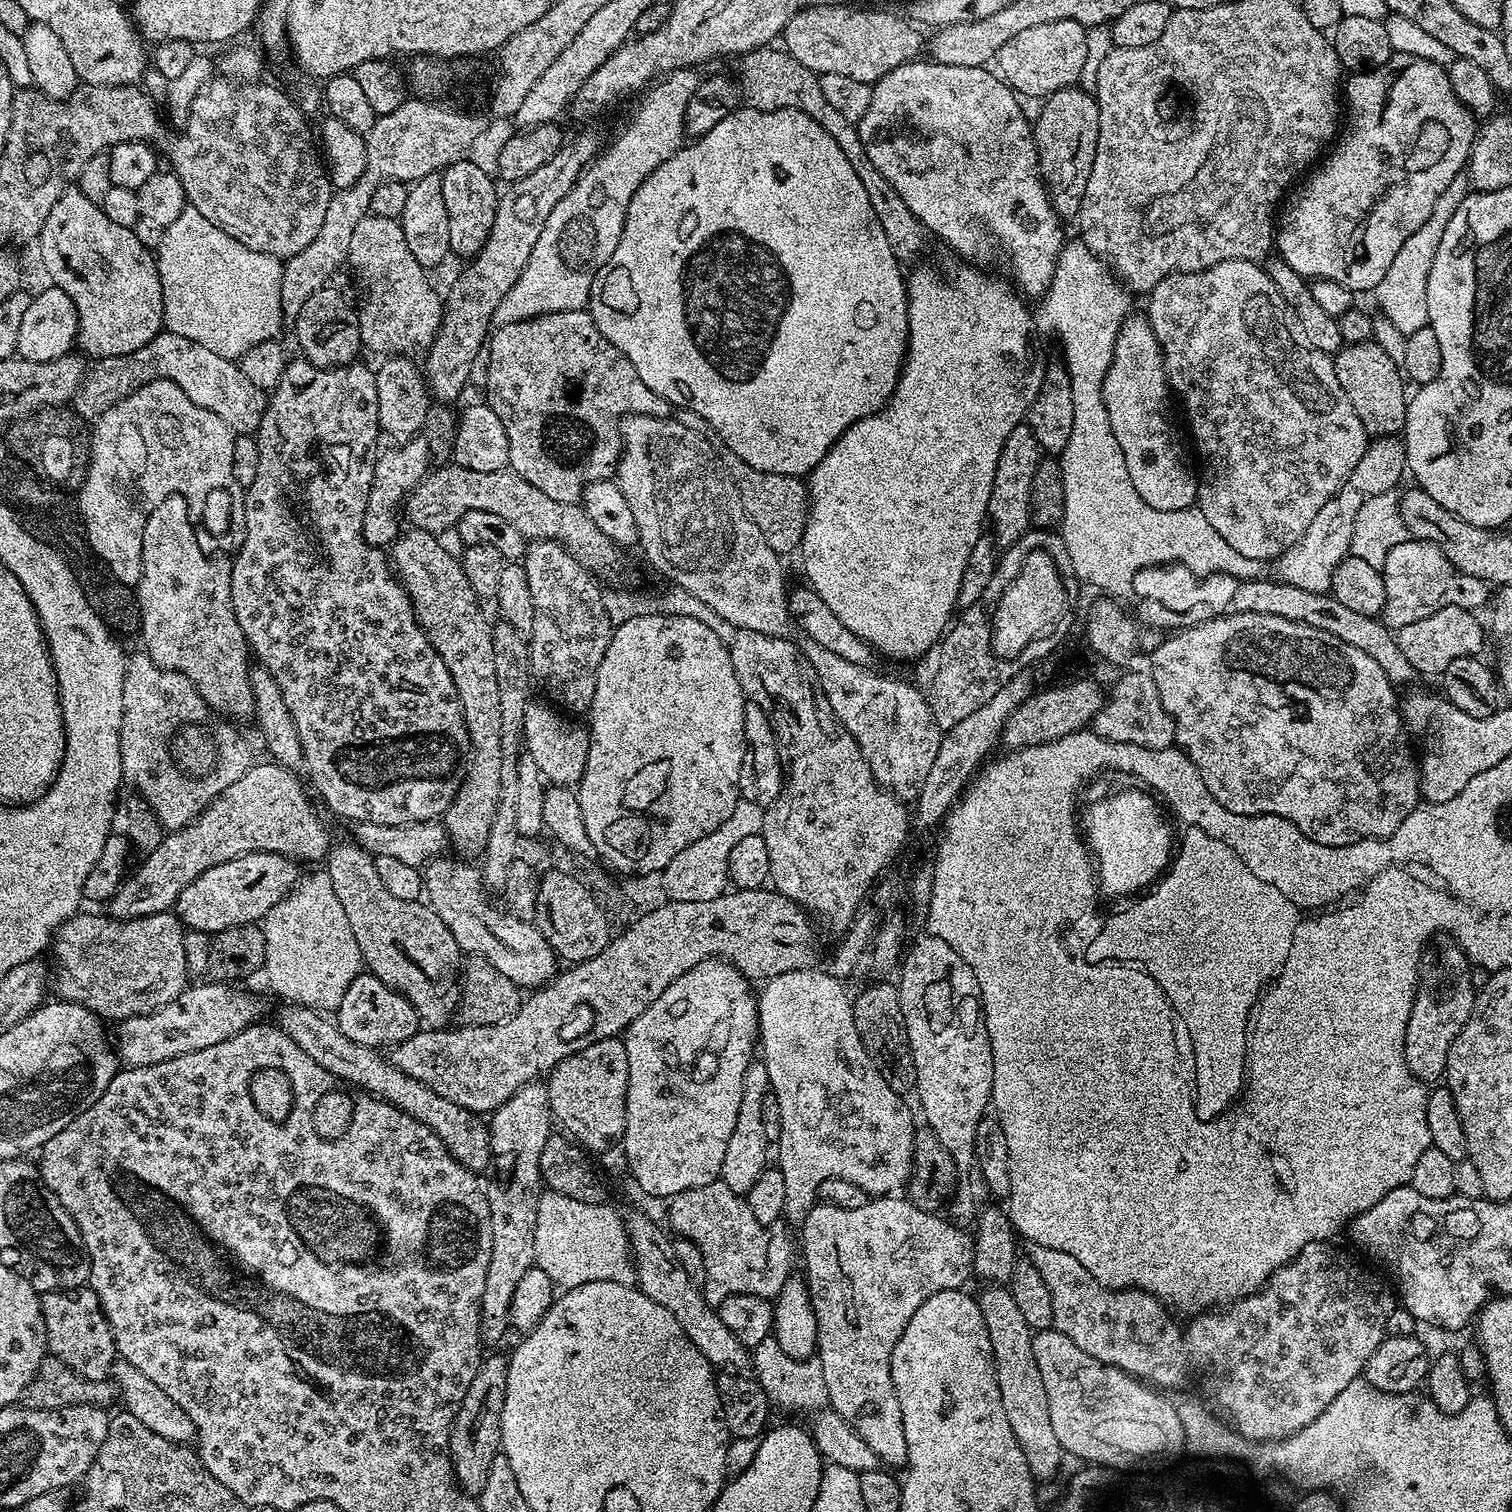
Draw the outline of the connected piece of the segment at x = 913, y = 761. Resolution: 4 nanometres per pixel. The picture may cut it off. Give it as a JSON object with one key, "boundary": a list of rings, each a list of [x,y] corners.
{"boundary":[[[801,635],[798,645],[800,651],[814,666],[814,674],[818,674],[818,682],[830,702],[830,710],[834,710],[838,722],[844,725],[845,730],[854,738],[854,742],[858,742],[858,750],[862,750],[876,781],[900,800],[915,802],[922,794],[922,785],[926,783],[926,778],[930,774],[930,766],[934,766],[934,757],[938,755],[942,735],[942,729],[936,725],[932,717],[927,695],[904,680],[875,676],[871,672],[871,667],[846,662],[846,658],[818,646],[818,642],[814,642],[809,636]]]}

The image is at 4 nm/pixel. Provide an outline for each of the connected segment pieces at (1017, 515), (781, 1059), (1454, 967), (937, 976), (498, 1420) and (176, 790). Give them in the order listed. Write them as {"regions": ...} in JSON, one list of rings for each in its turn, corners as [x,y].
{"regions":[[[[1026,422],[1014,426],[1002,446],[1002,454],[998,454],[998,470],[994,470],[994,486],[988,503],[990,532],[992,528],[1001,549],[1009,548],[1018,542],[1018,538],[1022,538],[1024,532],[1029,531],[1032,524],[1030,486],[1034,486],[1034,470],[1038,470],[1041,458],[1042,449],[1038,438],[1034,438],[1032,427]]],[[[815,967],[794,970],[786,974],[778,974],[774,979],[763,985],[764,993],[761,991],[758,996],[758,1007],[760,1009],[760,1030],[758,1033],[758,1044],[764,1048],[762,1063],[768,1071],[768,1082],[771,1095],[778,1098],[778,1106],[782,1114],[782,1134],[778,1141],[780,1147],[780,1161],[778,1167],[782,1179],[786,1181],[786,1206],[784,1216],[789,1225],[799,1225],[811,1210],[814,1201],[818,1196],[818,1189],[826,1178],[846,1178],[846,1182],[854,1182],[854,1186],[862,1186],[869,1194],[896,1194],[907,1185],[912,1174],[912,1155],[914,1154],[914,1138],[916,1137],[917,1125],[912,1124],[912,1112],[904,1105],[905,1097],[901,1093],[890,1090],[890,1082],[882,1078],[878,1066],[866,1054],[862,1046],[862,1038],[858,1034],[858,1026],[854,1022],[853,997],[848,997],[848,992],[843,988],[841,977],[833,976],[827,970],[816,972]]],[[[1448,942],[1448,945],[1436,956],[1432,965],[1423,969],[1416,982],[1416,997],[1410,1010],[1410,1022],[1406,1026],[1404,1053],[1408,1068],[1414,1078],[1425,1082],[1439,1081],[1444,1074],[1446,1054],[1454,1038],[1466,1026],[1476,1001],[1477,989],[1472,988],[1472,976],[1468,973],[1470,961],[1460,949],[1459,944]]],[[[924,934],[921,940],[916,940],[913,944],[911,941],[902,957],[899,972],[898,987],[902,1002],[900,1013],[914,1058],[914,1092],[915,1095],[920,1095],[920,1108],[924,1111],[923,1123],[934,1130],[934,1134],[938,1134],[938,1142],[942,1142],[942,1146],[950,1150],[950,1158],[954,1158],[956,1169],[964,1174],[968,1167],[971,1169],[976,1163],[974,1138],[978,1134],[978,1122],[982,1122],[989,1111],[994,1086],[994,1054],[984,1021],[984,1007],[980,1001],[980,983],[978,978],[974,978],[974,970],[966,966],[958,950],[931,934]]],[[[492,1356],[481,1359],[480,1369],[470,1382],[470,1390],[466,1390],[466,1398],[462,1398],[462,1406],[456,1412],[452,1423],[452,1433],[448,1439],[448,1455],[452,1457],[452,1473],[456,1482],[469,1494],[479,1494],[482,1486],[486,1486],[486,1478],[490,1475],[490,1462],[501,1455],[500,1439],[502,1438],[502,1406],[506,1406],[506,1374],[508,1373],[508,1356]]],[[[146,654],[129,655],[126,682],[122,690],[122,754],[123,783],[135,790],[156,812],[165,830],[184,828],[197,820],[227,788],[234,786],[254,763],[252,748],[240,737],[235,723],[221,718],[204,701],[202,694],[188,678],[160,668]]]]}

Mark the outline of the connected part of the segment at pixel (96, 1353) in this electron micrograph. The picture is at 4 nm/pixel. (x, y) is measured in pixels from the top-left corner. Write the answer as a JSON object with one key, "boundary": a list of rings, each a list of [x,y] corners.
{"boundary":[[[87,1286],[59,1292],[46,1292],[40,1297],[42,1318],[46,1322],[48,1352],[88,1380],[107,1380],[118,1359],[110,1322],[98,1302],[98,1294]]]}

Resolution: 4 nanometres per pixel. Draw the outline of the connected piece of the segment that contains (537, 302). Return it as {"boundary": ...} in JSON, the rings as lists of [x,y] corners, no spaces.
{"boundary":[[[681,68],[649,87],[648,97],[637,110],[636,117],[617,134],[616,141],[609,148],[607,145],[585,168],[570,194],[550,210],[550,218],[546,218],[542,226],[542,235],[534,245],[530,262],[526,262],[518,282],[510,286],[510,294],[500,303],[499,315],[504,316],[507,323],[555,312],[571,314],[587,305],[598,270],[606,266],[610,254],[614,254],[614,246],[618,246],[618,238],[622,238],[630,198],[634,198],[638,186],[642,186],[651,172],[658,170],[662,162],[686,143],[686,106],[701,82],[696,74],[689,68]]]}

